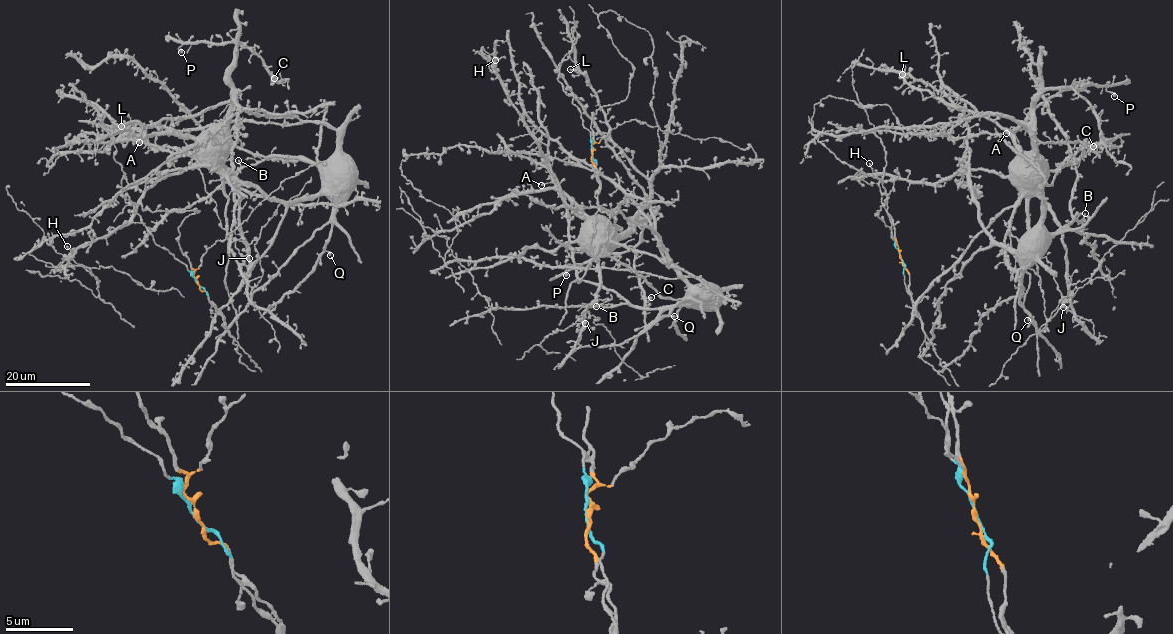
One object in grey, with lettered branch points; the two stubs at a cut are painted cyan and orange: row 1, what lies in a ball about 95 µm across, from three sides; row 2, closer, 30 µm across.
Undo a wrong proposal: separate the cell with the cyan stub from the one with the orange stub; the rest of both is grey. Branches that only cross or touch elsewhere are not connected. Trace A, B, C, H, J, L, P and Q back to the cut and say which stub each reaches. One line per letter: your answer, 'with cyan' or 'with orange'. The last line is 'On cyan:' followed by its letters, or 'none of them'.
A: with orange
B: with cyan
C: with orange
H: with orange
J: with orange
L: with orange
P: with orange
Q: with cyan
On cyan: B, Q

